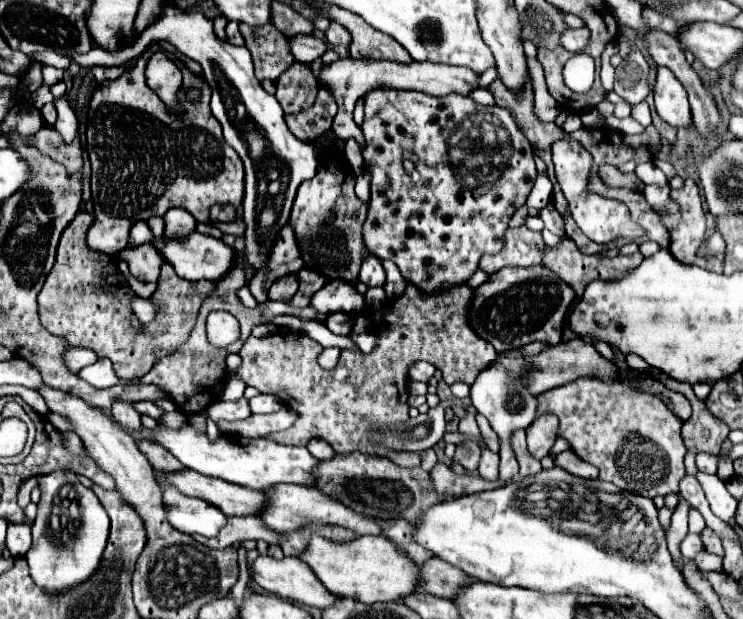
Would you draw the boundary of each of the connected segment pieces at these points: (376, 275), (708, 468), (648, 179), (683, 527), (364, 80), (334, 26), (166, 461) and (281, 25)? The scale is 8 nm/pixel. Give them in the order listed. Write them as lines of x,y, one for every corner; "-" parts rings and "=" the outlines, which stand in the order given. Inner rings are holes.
368,253
362,261
362,269
360,269
360,281
368,287
380,287
384,285
386,281
386,275
384,275
384,267
382,267
382,261
374,255
374,253
=
698,453
696,455
696,465
698,465
698,469
702,469
702,471
706,471
706,473
716,473
716,469
718,469
718,461
720,461
720,457
722,457
724,453
720,453
720,455
710,455
710,453
=
640,163
636,167
636,175
638,175
638,179
642,183
654,183
658,187
666,187
668,185
666,175
656,165
652,165
652,163
=
678,495
678,507
674,509
672,525
670,525
670,533
668,533
668,551
670,551
673,562
679,571
682,571
683,568
679,547
680,541
688,533
688,513
690,513
688,501
682,495
=
340,59
330,65
322,65
320,75
318,75
320,87
328,89
332,97
336,99
338,112
333,119
332,130
340,139
347,140
354,138
358,141
361,148
364,147
364,136
353,120
353,111
356,101
366,95
372,89
396,89
396,91
420,91
428,93
434,97
444,97
450,93
460,93
468,95
478,87
478,75
472,73
472,69
464,67
448,67
448,65
436,65
436,63
396,63
396,61
372,61
372,59
=
332,21
330,27
328,27
328,31
326,31
326,41
330,45
350,45
352,37
350,37
350,33
342,25
338,25
338,23
=
136,439
136,445
154,469
184,469
180,461
176,461
176,457
172,457
166,449
160,449
160,445
152,445
148,439
=
272,1
272,25
276,25
276,29
280,29
286,37
300,33
310,35
314,31
314,25
308,19
298,15
290,5
282,1

